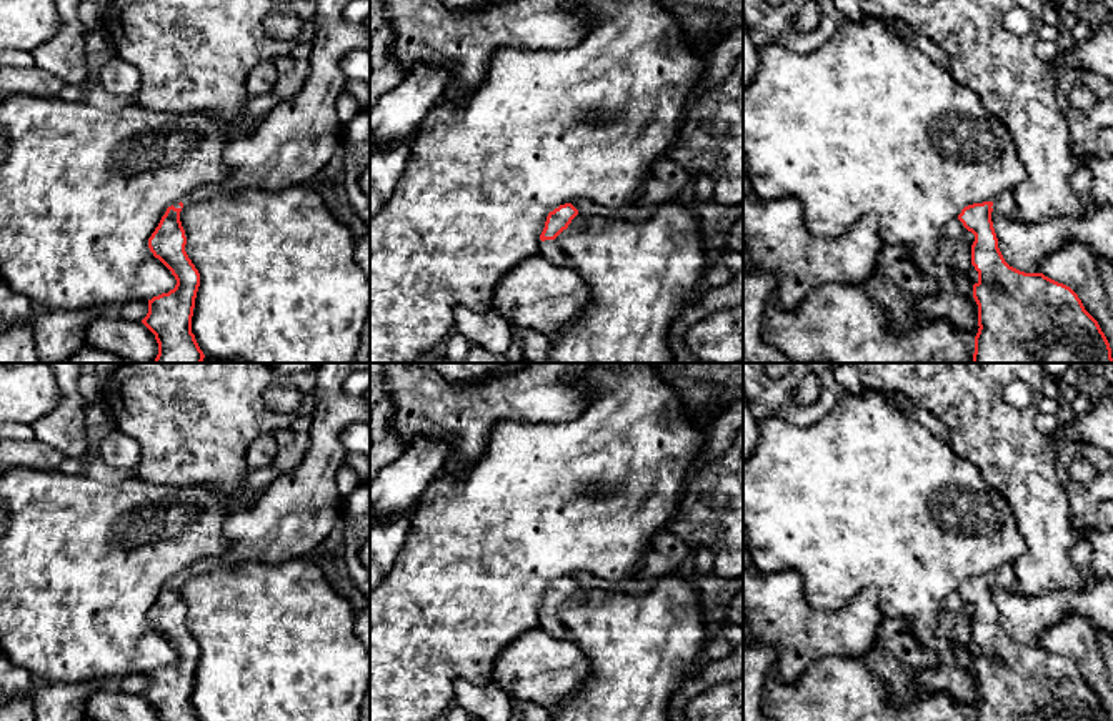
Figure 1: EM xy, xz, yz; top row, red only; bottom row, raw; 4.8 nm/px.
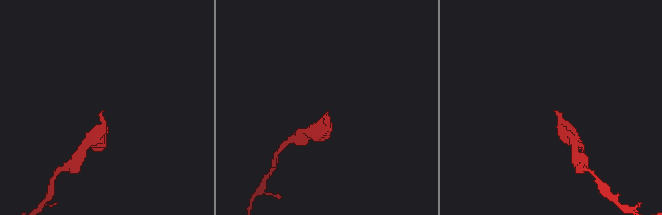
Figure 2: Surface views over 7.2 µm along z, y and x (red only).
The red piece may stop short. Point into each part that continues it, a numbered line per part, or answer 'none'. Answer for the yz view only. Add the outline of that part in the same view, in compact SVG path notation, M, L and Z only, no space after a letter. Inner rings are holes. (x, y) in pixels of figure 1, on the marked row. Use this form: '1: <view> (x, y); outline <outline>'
1: yz (1003, 203); outline M1003 191L993 200L993 210L1005 215L1006 218L1018 218L1018 208L1013 198L1015 191Z

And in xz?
1: xz (549, 248); outline M555 240L542 241L540 256L543 256L545 260L548 260L553 265L560 265L560 266L566 265L566 258Z

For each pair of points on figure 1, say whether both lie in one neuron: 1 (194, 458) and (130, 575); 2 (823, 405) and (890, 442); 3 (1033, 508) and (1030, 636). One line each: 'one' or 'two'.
1: two
2: two
3: two

